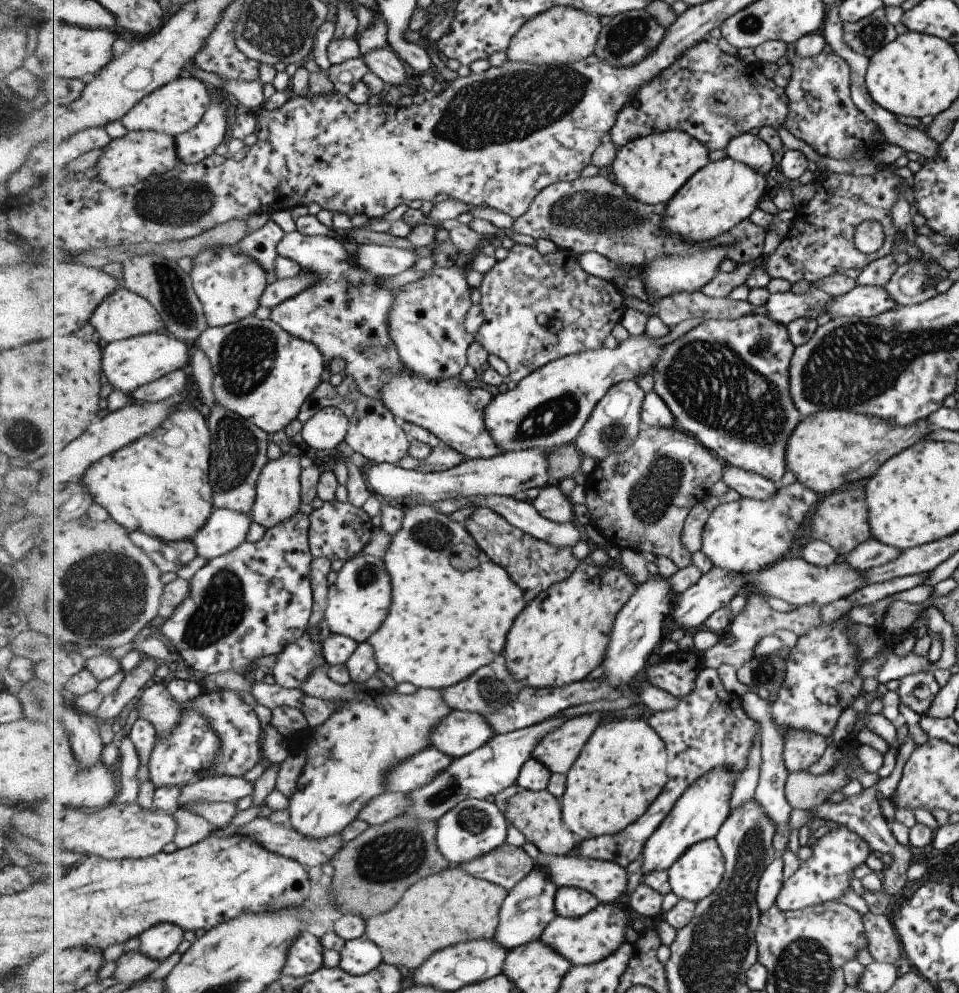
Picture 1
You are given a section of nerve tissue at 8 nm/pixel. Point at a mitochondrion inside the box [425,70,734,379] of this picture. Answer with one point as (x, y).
(605, 213)

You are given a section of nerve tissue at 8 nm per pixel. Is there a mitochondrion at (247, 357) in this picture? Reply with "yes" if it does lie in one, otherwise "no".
yes

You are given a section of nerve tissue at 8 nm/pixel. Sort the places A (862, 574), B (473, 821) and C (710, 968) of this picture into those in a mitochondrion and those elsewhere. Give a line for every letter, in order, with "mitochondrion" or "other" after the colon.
A: other
B: mitochondrion
C: mitochondrion

